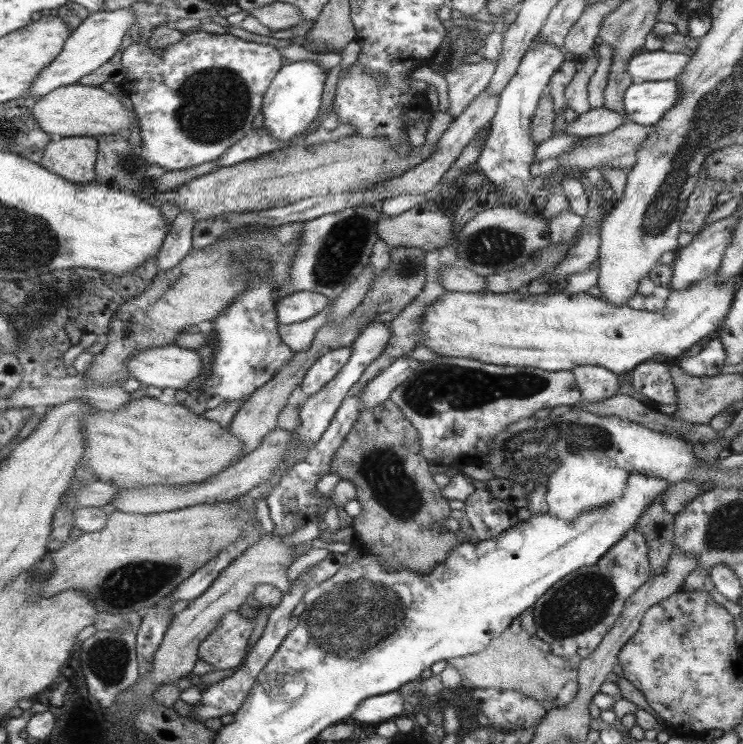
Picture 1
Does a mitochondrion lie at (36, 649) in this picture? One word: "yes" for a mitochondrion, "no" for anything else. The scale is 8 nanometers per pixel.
no

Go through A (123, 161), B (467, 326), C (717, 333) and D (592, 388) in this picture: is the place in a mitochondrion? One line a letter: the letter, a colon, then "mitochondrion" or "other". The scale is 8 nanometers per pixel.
A: mitochondrion
B: other
C: other
D: other

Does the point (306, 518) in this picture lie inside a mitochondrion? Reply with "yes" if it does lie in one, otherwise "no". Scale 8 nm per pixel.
no

